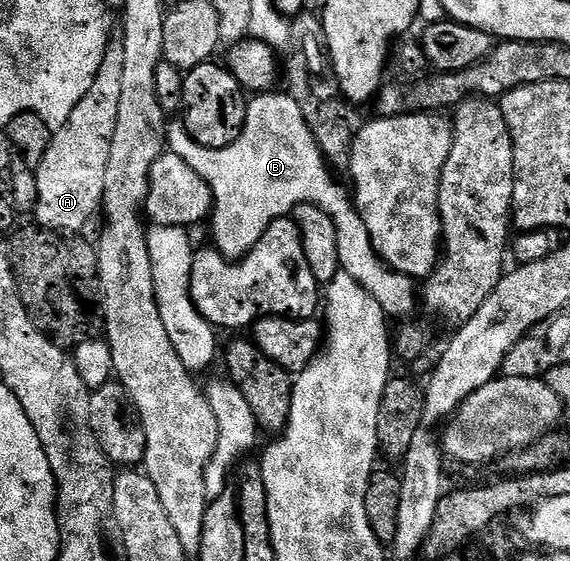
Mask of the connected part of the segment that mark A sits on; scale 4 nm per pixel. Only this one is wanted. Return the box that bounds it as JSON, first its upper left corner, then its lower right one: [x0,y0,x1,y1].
[33,39,124,233]

